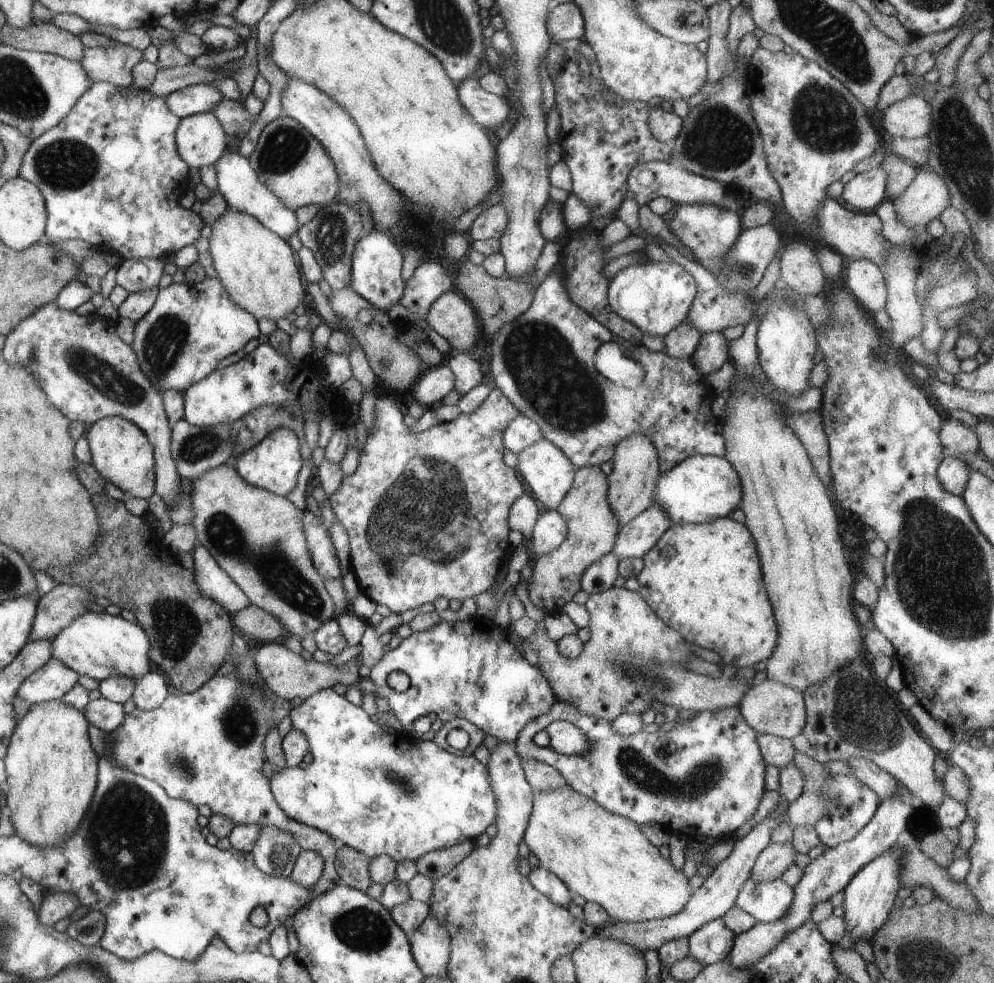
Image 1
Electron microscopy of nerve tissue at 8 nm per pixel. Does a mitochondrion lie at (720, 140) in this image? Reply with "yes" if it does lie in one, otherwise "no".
yes

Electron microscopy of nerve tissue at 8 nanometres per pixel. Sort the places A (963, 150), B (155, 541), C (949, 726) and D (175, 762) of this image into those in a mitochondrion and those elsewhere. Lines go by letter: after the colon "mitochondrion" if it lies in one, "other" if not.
A: mitochondrion
B: other
C: other
D: mitochondrion

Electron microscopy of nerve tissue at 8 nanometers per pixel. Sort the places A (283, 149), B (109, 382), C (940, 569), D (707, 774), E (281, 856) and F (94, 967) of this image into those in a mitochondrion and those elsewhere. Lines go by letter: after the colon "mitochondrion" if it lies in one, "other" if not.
A: mitochondrion
B: mitochondrion
C: mitochondrion
D: mitochondrion
E: mitochondrion
F: other

